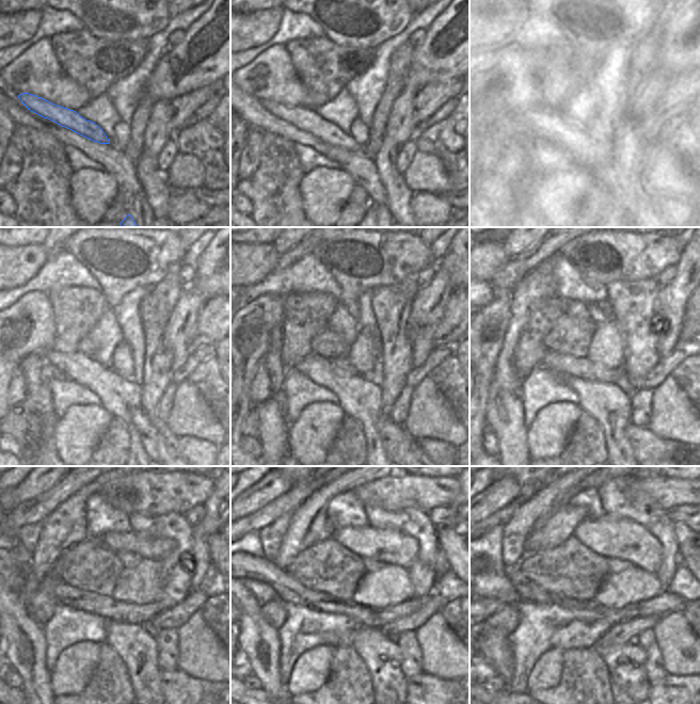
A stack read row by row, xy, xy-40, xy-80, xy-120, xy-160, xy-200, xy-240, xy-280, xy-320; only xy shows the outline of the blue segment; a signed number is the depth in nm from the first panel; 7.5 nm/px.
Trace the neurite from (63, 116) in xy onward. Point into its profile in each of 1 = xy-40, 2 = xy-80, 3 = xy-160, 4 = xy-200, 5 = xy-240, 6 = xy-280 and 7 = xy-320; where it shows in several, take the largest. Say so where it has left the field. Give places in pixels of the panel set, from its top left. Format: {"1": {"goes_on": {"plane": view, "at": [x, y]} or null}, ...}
{"1": {"goes_on": {"plane": "xy-40", "at": [307, 120]}}, "2": {"goes_on": {"plane": "xy-80", "at": [550, 123]}}, "3": {"goes_on": {"plane": "xy-160", "at": [360, 398]}}, "4": {"goes_on": {"plane": "xy-200", "at": [610, 405]}}, "5": {"goes_on": {"plane": "xy-240", "at": [137, 646]}}, "6": {"goes_on": {"plane": "xy-280", "at": [382, 657]}}, "7": {"goes_on": {"plane": "xy-320", "at": [625, 664]}}}

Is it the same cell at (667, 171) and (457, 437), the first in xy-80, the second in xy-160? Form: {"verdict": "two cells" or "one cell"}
{"verdict": "one cell"}

